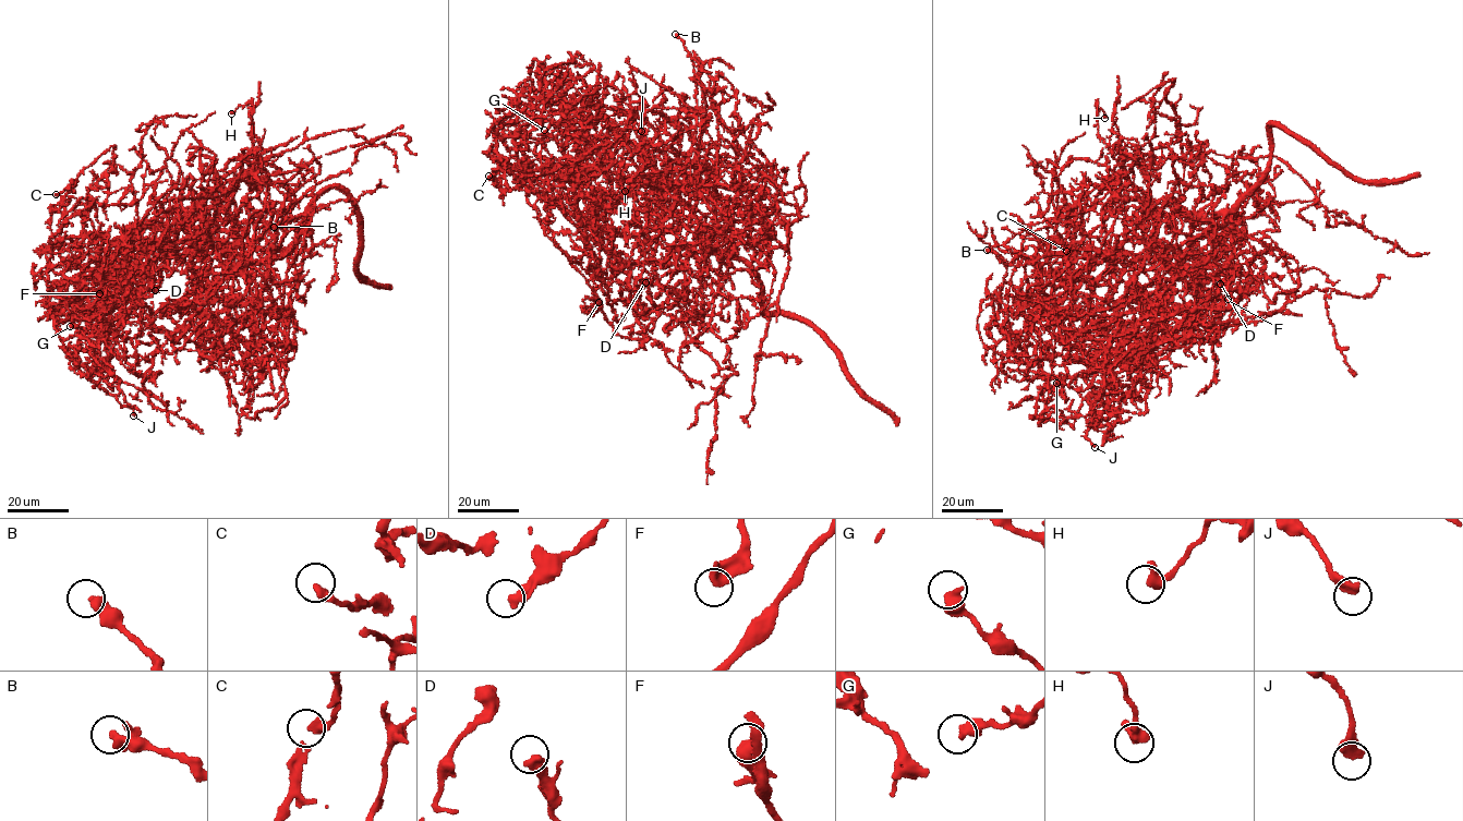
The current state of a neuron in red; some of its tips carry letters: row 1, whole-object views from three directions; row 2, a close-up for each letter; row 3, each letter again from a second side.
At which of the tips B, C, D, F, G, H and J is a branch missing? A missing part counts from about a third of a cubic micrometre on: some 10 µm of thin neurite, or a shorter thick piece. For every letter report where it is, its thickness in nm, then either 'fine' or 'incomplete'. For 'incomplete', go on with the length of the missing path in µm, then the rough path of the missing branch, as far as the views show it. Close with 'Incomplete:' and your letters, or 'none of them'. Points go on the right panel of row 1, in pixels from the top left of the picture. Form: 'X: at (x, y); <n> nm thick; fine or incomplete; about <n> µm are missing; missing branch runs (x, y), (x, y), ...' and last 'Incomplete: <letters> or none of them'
B: at (987, 250); 240 nm thick; fine
C: at (1066, 251); 360 nm thick; fine
D: at (1220, 284); 440 nm thick; fine
F: at (1228, 299); 600 nm thick; fine
G: at (1056, 383); 500 nm thick; fine
H: at (1104, 118); 440 nm thick; fine
J: at (1095, 447); 440 nm thick; fine
Incomplete: none of them

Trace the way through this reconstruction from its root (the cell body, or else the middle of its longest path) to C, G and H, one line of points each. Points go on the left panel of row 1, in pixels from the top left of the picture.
C: (221, 230), (177, 227), (127, 268), (82, 269), (63, 262), (51, 230), (51, 210), (68, 191), (56, 194)
G: (221, 230), (177, 227), (171, 230), (97, 300), (88, 323), (95, 331), (107, 331), (70, 326)
H: (221, 230), (200, 215), (234, 181), (241, 163), (252, 152), (253, 140), (253, 106), (239, 106), (231, 113)

